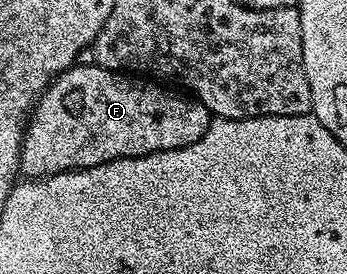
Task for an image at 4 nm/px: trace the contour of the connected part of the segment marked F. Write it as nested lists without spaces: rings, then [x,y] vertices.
[[[74,66],[61,72],[47,86],[27,121],[20,172],[27,179],[46,179],[62,171],[80,171],[83,167],[96,167],[114,159],[132,159],[154,151],[181,149],[193,145],[193,141],[201,141],[211,124],[211,111],[199,99],[170,89],[175,90],[147,77],[132,77],[127,73],[107,71],[104,67]]]

